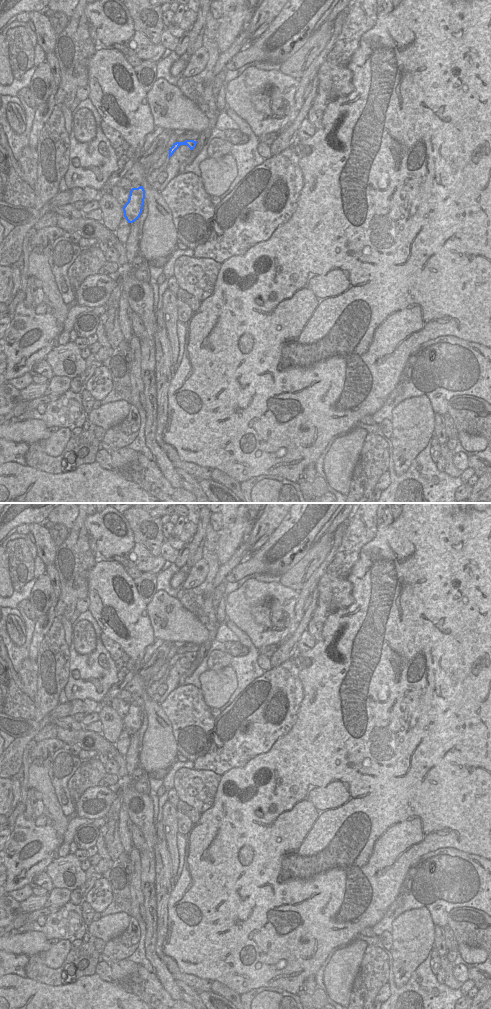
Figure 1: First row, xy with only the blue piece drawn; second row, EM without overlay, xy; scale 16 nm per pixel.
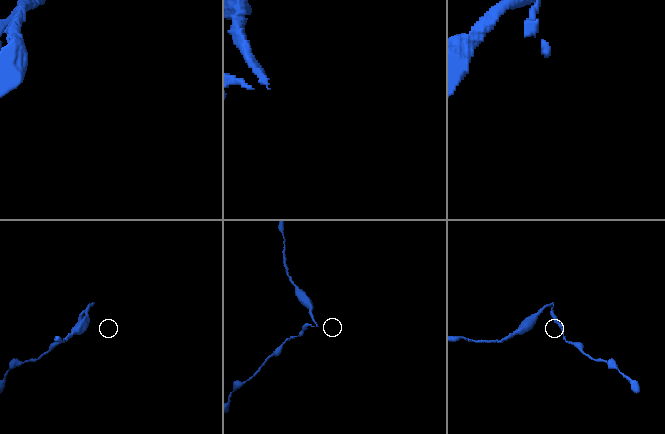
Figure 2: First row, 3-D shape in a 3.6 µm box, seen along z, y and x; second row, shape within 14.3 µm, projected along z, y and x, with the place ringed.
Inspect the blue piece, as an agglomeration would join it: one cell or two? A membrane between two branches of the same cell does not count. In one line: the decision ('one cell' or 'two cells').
two cells

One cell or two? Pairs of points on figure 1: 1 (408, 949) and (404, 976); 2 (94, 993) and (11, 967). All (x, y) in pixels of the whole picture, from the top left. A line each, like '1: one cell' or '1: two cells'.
1: one cell
2: two cells

